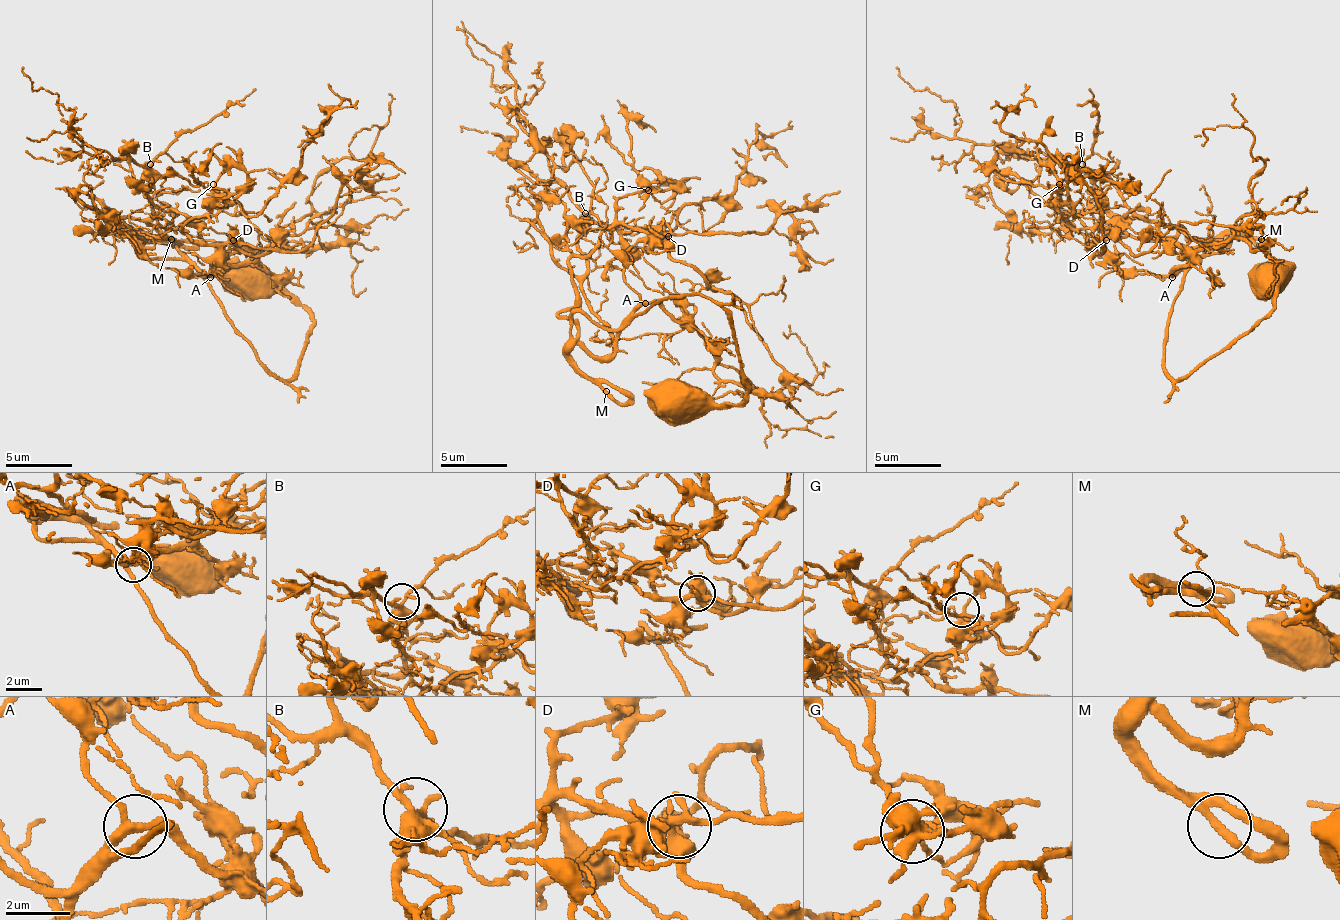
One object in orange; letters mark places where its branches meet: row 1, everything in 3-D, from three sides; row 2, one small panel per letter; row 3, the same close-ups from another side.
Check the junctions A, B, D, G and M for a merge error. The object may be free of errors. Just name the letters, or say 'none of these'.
none of these

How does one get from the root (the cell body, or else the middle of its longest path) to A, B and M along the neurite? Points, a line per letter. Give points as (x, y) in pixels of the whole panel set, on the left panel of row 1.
A: (250, 277), (256, 293), (293, 297), (313, 320), (300, 366), (286, 380), (260, 360), (203, 274), (210, 277)
B: (250, 277), (256, 293), (293, 297), (313, 320), (286, 380), (260, 360), (207, 277), (147, 220), (150, 164)
M: (250, 277), (256, 293), (293, 297), (313, 320), (286, 380), (260, 360), (183, 254), (137, 234), (170, 240)

